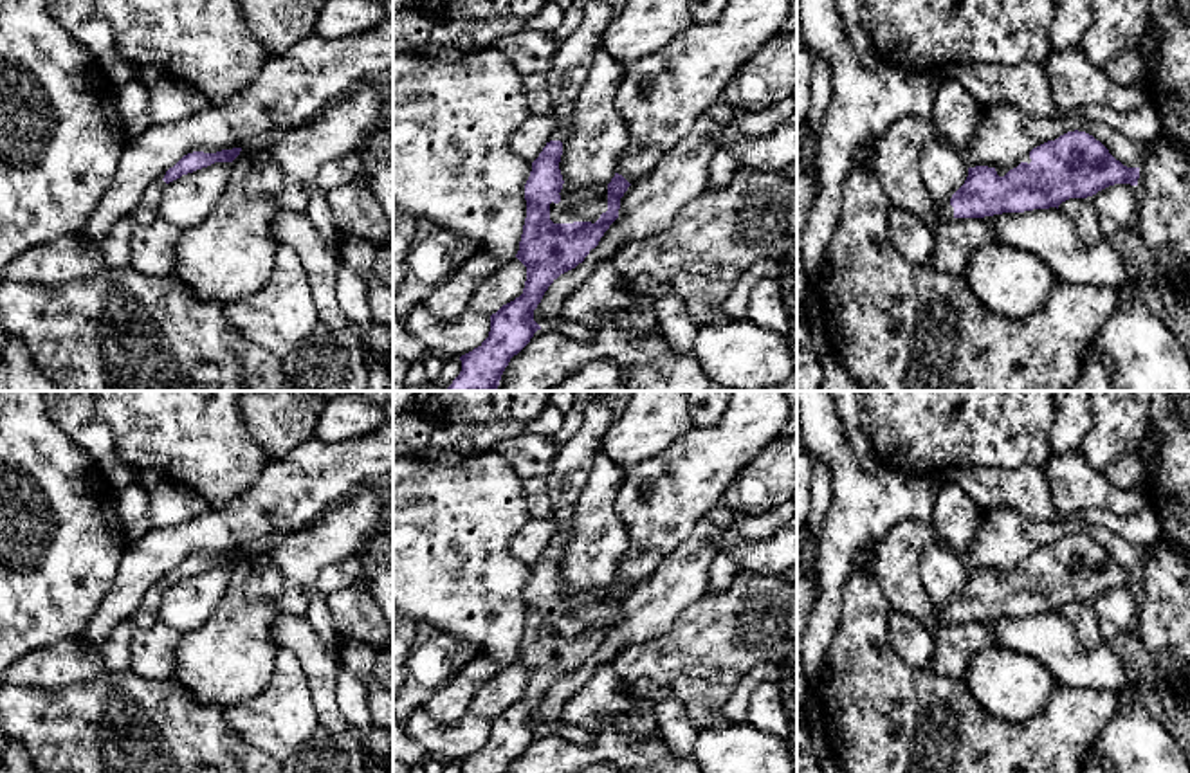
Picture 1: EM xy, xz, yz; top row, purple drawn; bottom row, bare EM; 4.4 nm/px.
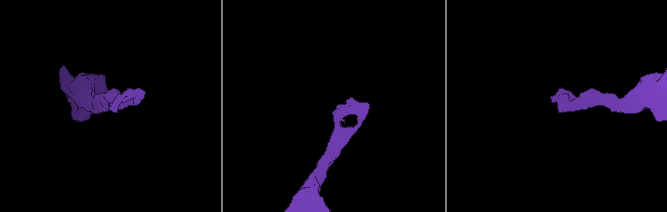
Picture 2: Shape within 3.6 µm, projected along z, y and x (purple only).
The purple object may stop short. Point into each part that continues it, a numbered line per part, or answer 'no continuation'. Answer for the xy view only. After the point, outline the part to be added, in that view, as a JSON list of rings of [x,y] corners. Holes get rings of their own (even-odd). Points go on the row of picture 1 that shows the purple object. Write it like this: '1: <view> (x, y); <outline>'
1: xy (146, 211); [[[160,180],[159,184],[153,184],[146,189],[142,200],[139,205],[133,209],[133,218],[137,223],[150,223],[159,218],[159,200],[160,200],[160,189],[166,182]]]

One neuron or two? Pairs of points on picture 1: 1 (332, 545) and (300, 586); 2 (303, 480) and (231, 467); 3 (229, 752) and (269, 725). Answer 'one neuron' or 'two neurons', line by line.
1: one neuron
2: two neurons
3: two neurons

